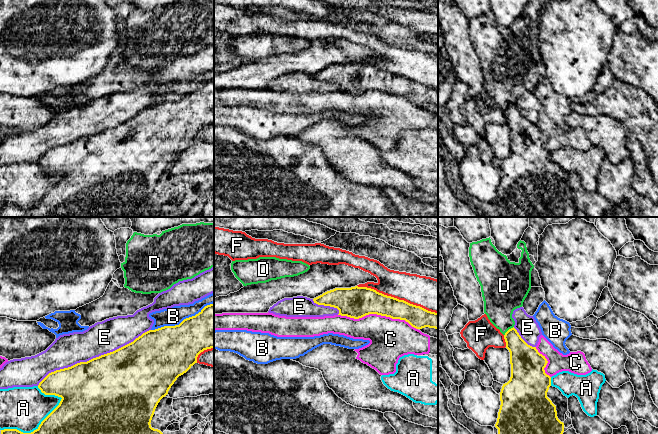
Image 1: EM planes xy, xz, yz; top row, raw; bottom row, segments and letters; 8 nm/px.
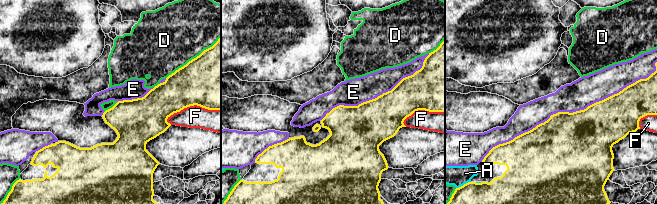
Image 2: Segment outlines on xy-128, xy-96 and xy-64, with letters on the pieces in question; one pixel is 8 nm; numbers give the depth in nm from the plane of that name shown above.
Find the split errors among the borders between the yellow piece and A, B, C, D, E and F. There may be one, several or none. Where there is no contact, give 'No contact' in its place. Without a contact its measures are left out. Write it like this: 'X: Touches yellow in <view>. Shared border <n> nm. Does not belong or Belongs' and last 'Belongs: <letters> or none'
A: Touches yellow in xy. Shared border 550 nm. Does not belong
B: Touches yellow in xy. Shared border 550 nm. Does not belong
C: Touches yellow in xz. Shared border 650 nm. Does not belong
D: Touches yellow in yz. Shared border 110 nm. Does not belong
E: Touches yellow in xy. Shared border 1000 nm. Does not belong
F: Touches yellow in xz. Shared border 700 nm. Does not belong
Belongs: none

